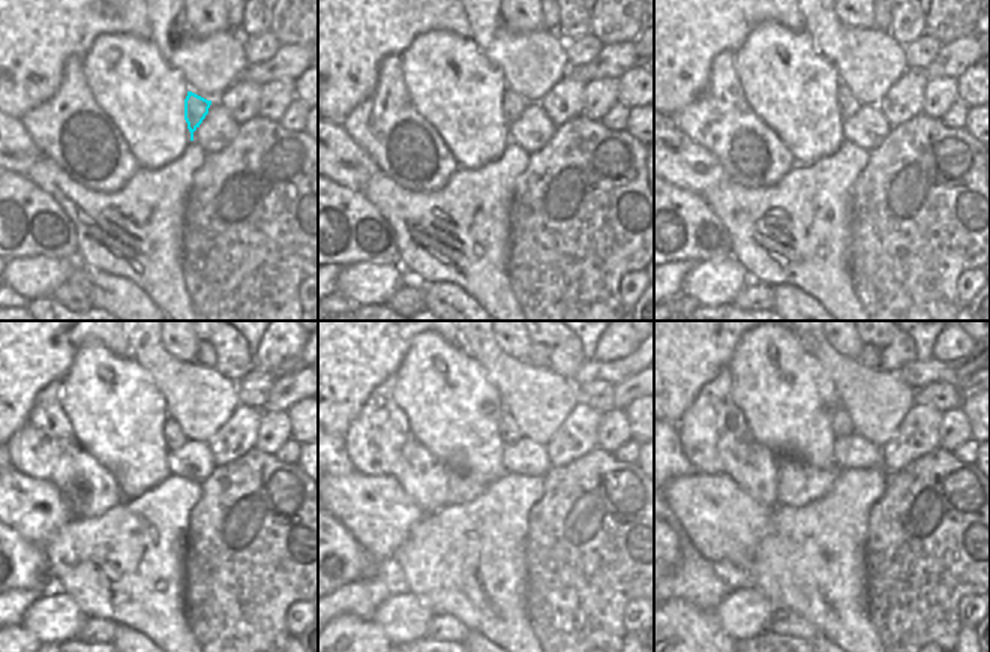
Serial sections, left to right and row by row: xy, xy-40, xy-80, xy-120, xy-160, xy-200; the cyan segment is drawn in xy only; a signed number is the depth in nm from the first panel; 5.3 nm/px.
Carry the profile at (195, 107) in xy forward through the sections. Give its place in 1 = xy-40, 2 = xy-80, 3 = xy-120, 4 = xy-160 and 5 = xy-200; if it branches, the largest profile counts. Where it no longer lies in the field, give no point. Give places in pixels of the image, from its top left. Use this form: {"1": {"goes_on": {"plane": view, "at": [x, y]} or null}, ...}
{"1": {"goes_on": {"plane": "xy-40", "at": [513, 107]}}, "2": {"goes_on": {"plane": "xy-80", "at": [848, 105]}}, "3": {"goes_on": {"plane": "xy-120", "at": [174, 438]}}, "4": {"goes_on": {"plane": "xy-160", "at": [509, 432]}}, "5": {"goes_on": {"plane": "xy-200", "at": [842, 424]}}}

